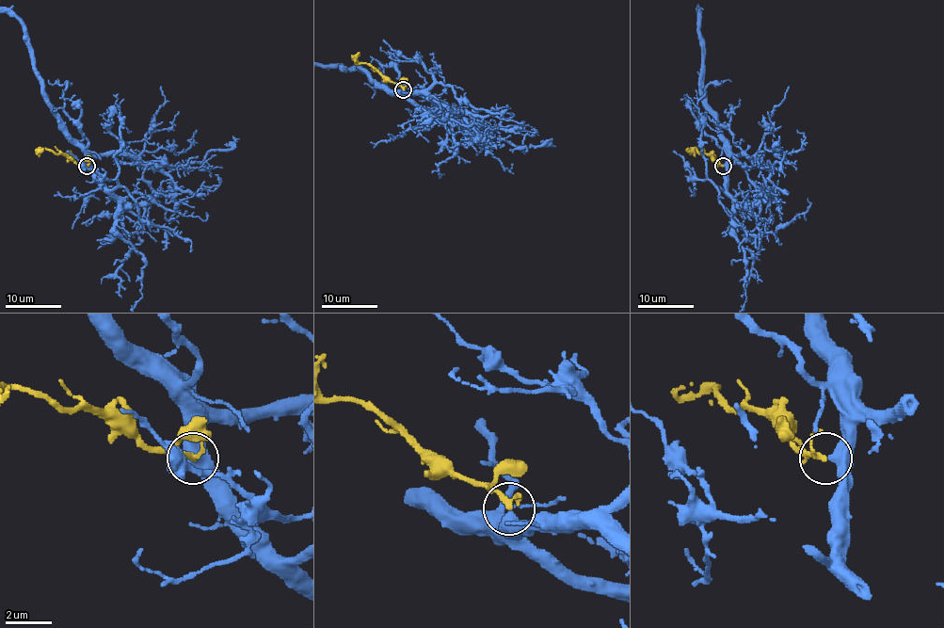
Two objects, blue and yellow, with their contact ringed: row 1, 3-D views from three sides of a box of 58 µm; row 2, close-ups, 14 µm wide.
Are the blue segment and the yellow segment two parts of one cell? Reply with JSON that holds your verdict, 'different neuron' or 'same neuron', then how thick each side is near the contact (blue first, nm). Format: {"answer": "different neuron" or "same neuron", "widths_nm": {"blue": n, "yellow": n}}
{"answer": "same neuron", "widths_nm": {"blue": 440, "yellow": 190}}

